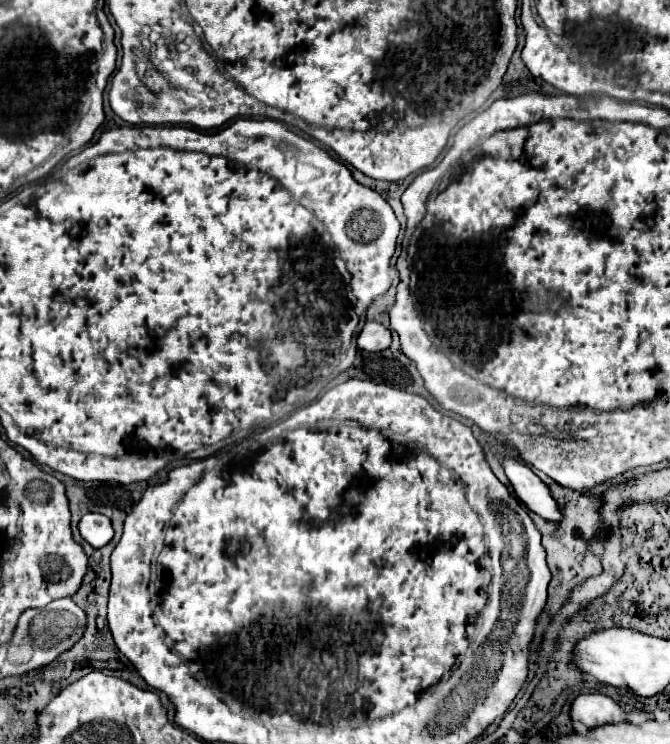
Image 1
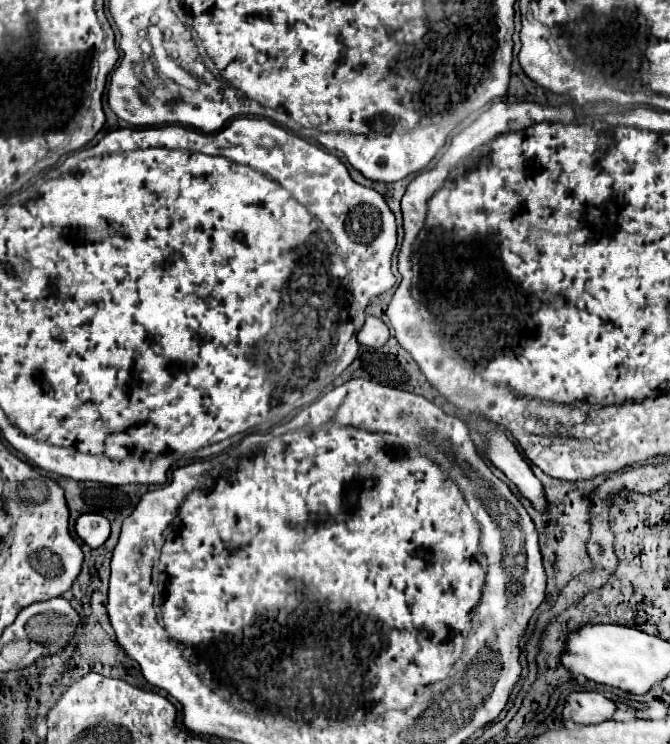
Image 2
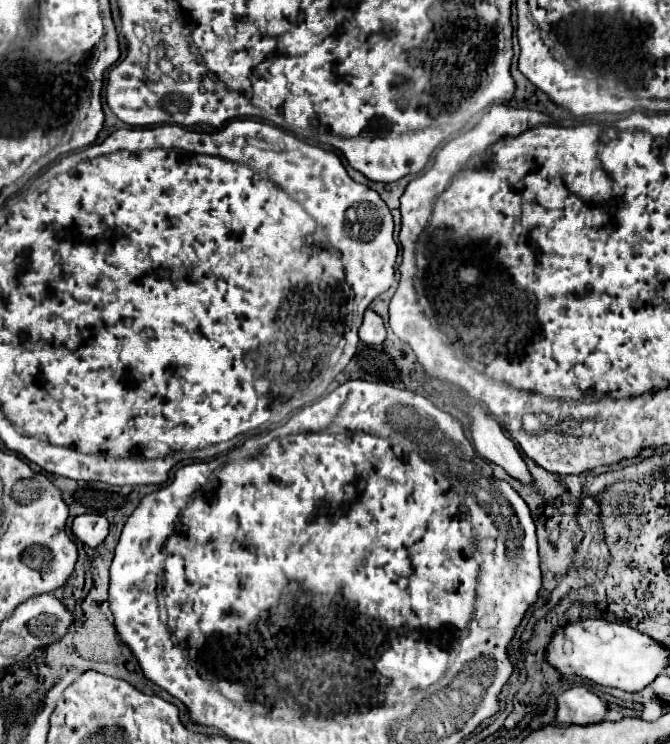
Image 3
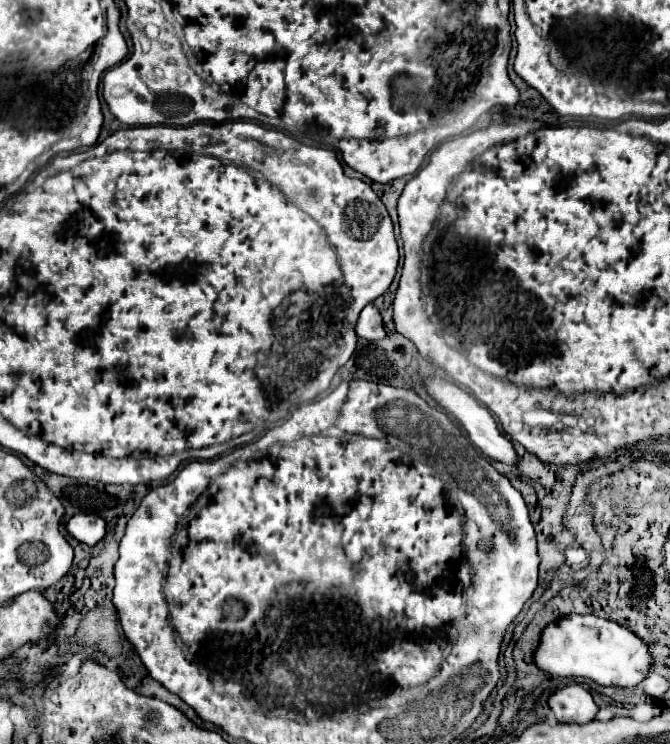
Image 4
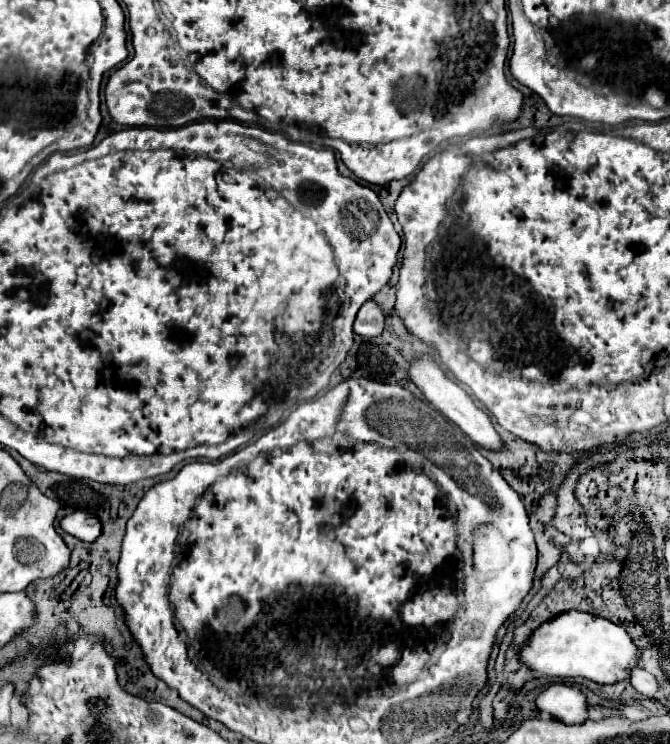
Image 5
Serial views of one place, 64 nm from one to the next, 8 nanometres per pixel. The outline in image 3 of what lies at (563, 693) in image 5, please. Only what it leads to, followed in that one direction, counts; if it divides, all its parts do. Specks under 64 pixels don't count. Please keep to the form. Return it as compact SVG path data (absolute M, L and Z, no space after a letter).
M572 686L558 696L558 722L562 726L570 724L596 724L602 722L610 706L598 694L590 692L586 686Z

